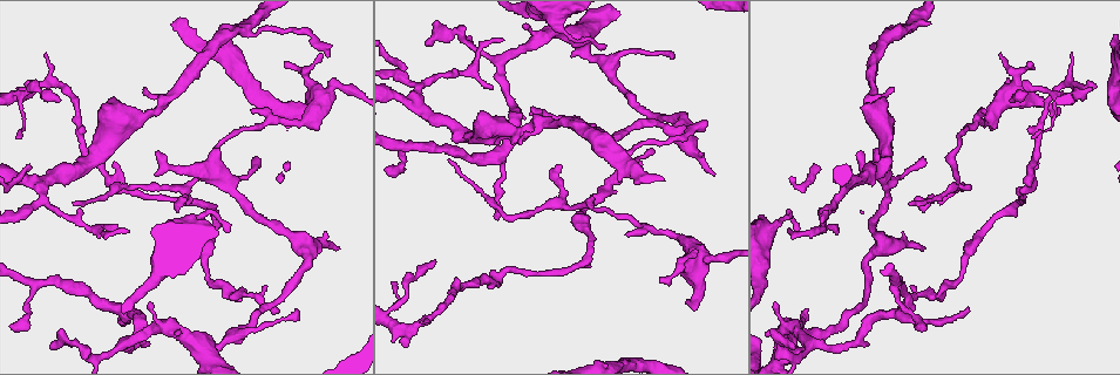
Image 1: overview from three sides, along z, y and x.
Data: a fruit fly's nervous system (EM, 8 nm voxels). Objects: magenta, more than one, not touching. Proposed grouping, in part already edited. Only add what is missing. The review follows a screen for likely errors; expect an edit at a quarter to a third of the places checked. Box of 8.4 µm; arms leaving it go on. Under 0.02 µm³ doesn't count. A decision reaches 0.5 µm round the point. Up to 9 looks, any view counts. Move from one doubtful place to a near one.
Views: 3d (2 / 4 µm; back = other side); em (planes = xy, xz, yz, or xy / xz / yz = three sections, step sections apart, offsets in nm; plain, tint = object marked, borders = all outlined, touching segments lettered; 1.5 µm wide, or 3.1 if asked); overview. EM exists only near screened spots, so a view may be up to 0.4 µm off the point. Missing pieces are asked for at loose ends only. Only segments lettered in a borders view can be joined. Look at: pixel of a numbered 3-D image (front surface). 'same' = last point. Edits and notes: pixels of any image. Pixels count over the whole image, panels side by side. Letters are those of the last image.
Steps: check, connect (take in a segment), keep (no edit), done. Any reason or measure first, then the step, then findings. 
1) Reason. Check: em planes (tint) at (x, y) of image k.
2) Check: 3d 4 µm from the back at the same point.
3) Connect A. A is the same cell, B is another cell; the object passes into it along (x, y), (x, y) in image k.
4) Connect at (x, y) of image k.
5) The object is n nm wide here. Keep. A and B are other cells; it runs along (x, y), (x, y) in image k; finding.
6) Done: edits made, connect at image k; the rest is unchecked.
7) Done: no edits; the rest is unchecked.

Branch stops here. Check: em planes (borders) at (791, 349) of image 1.

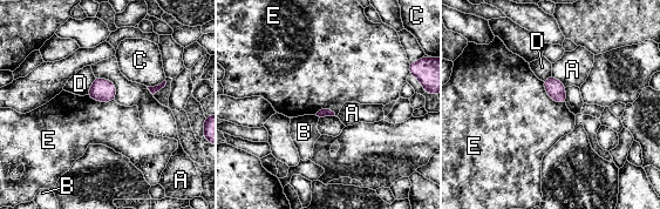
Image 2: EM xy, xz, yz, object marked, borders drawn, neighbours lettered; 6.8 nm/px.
Keep. A, B, C, D and E are other cells; no lettered segment goes on from it.

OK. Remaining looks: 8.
An open end. Check: 3d 4 µm at (602, 49) of image 1.

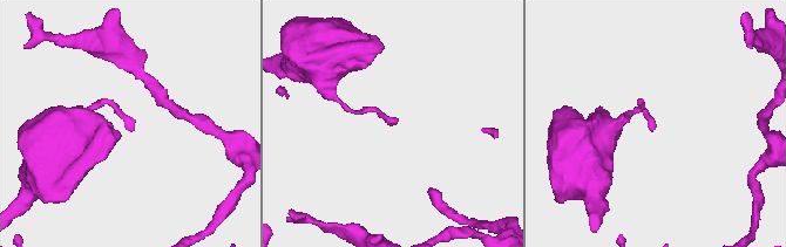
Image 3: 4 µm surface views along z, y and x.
Need the tissue. Check: em planes (tint) at (653, 129) of image 3.

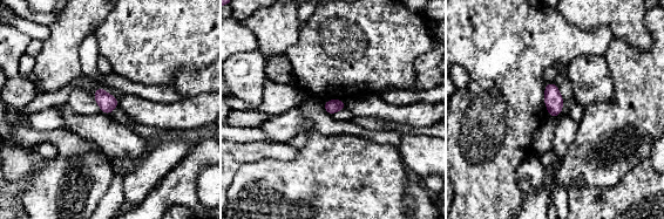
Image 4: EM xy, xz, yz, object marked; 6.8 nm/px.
What lies round it. Check: em planes (borders) at the same point.

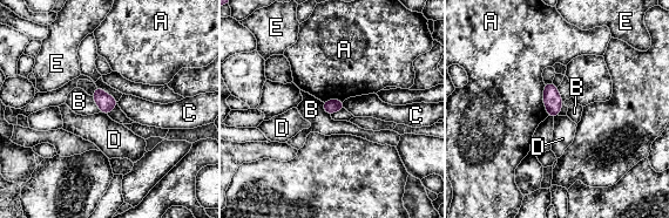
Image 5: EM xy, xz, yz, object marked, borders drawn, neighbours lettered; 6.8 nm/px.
The longest contact is with A, 220 nm. Keep. A, B, C, D and E are other cells; a border runs along (100, 111), (107, 115) in image 5; none of them fits.

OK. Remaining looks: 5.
Branch stops here. Check: 3d 4 µm at (688, 301) of image 1.

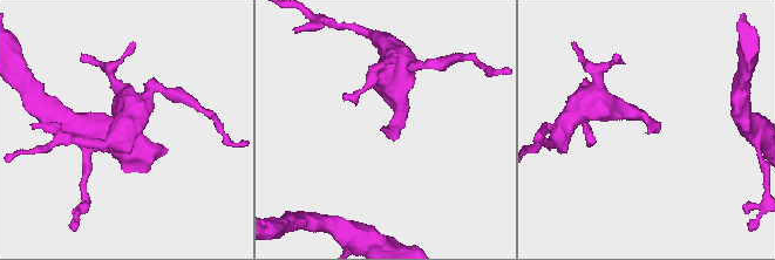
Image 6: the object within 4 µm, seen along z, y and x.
Check: em planes (tint) at (386, 129) of image 6.

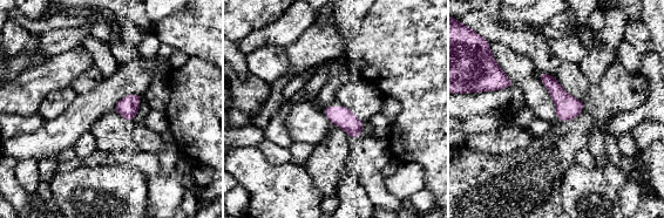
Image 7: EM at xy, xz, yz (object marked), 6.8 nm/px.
Check: em planes (borders) at the same point.

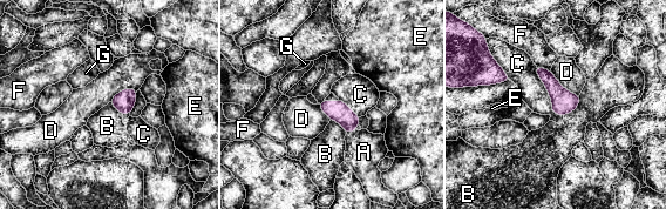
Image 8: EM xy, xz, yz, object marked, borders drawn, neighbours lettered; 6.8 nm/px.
The longest contact is with C, 400 nm. Connect A. A is the same cell, B, C, D, E, F and G are other cells; it goes on there.

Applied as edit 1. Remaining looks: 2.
Done: edits made, connect at image 8; the rest is unchecked.

